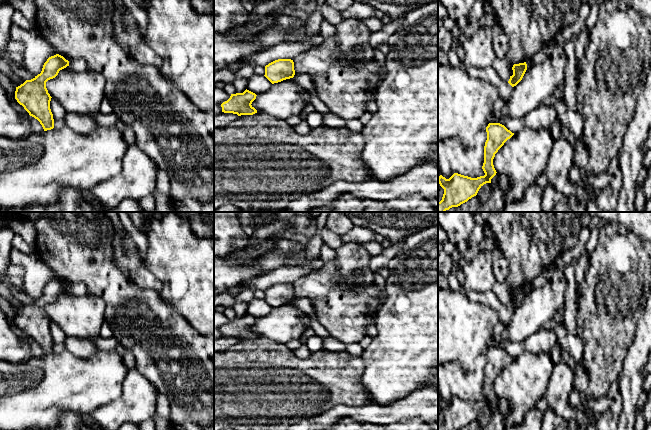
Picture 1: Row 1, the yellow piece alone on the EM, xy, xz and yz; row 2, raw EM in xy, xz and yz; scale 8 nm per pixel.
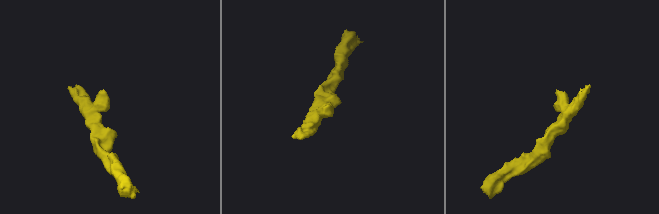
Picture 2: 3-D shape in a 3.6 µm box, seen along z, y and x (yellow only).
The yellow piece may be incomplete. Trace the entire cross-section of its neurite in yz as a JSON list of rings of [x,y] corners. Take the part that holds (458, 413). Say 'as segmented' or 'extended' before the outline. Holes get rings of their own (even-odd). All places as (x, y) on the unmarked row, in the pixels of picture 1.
as segmented; [[[489,347],[486,356],[487,364],[484,370],[482,390],[485,399],[471,402],[454,397],[449,403],[440,399],[438,407],[444,413],[444,418],[442,424],[438,426],[438,430],[460,430],[476,420],[484,408],[491,407],[491,403],[497,397],[493,389],[495,378],[514,357],[500,347]]]

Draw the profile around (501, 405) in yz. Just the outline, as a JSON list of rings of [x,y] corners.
[[[496,397],[496,399],[491,403],[491,408],[498,411],[504,419],[509,412],[509,404],[507,400],[498,397]]]

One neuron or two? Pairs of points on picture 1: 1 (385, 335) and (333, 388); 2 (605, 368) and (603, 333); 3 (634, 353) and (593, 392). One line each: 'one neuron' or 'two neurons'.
1: two neurons
2: one neuron
3: two neurons

